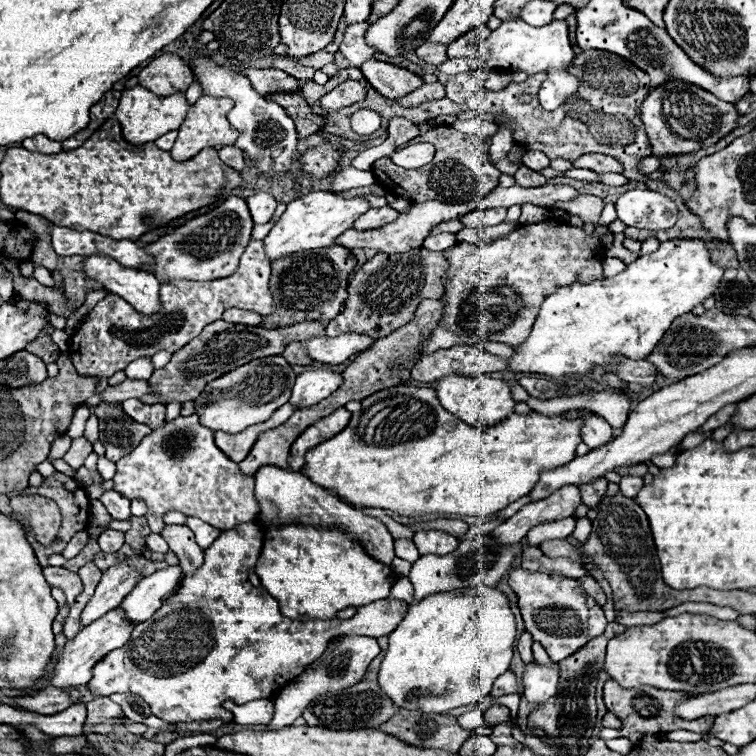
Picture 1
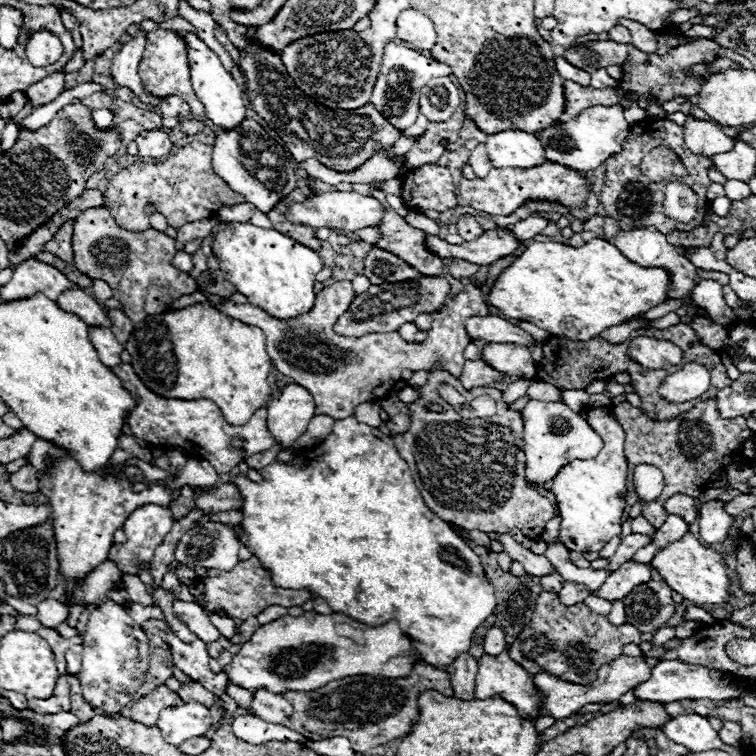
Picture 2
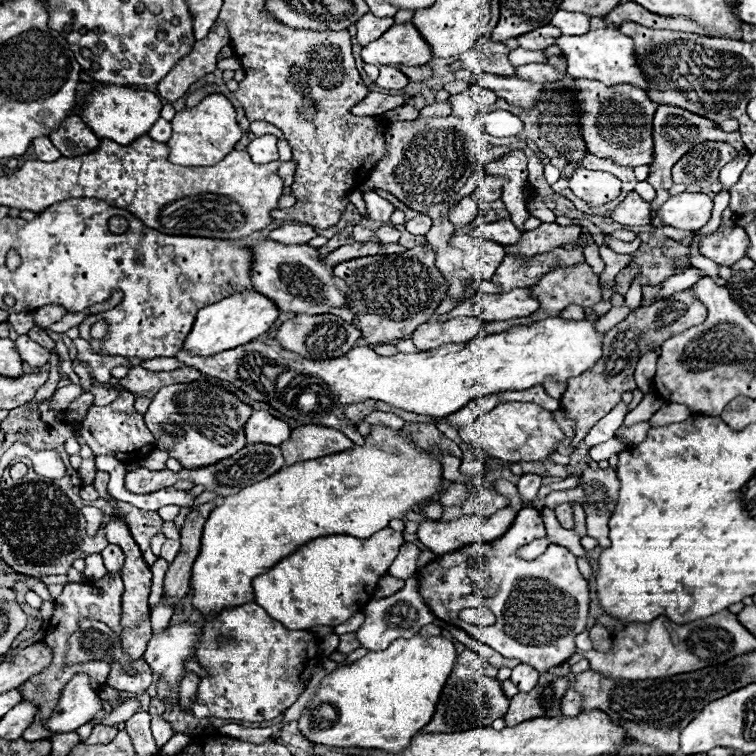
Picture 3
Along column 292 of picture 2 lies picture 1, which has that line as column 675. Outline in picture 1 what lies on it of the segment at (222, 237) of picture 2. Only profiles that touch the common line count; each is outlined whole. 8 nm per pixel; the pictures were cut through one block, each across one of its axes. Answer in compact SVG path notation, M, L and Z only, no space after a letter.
M666 240L666 242L660 242L660 248L658 248L656 252L652 252L652 254L648 254L648 256L640 256L636 262L628 264L620 274L616 274L616 276L612 276L612 278L594 280L594 282L590 282L590 284L574 282L574 284L570 284L570 286L562 286L562 288L558 288L554 294L546 296L546 300L542 302L542 306L540 306L540 310L538 310L538 316L536 316L536 320L534 320L534 326L532 326L530 336L528 336L522 344L512 346L512 350L516 352L514 356L504 358L504 360L508 362L508 368L506 368L506 370L510 370L510 372L514 372L514 374L546 374L546 376L552 376L552 378L594 380L594 378L588 376L588 372L590 372L592 366L600 366L600 368L604 370L604 376L602 376L602 378L596 378L594 382L606 384L608 388L620 388L620 390L622 390L622 388L624 388L624 382L622 382L620 378L614 378L614 372L608 366L608 364L614 360L614 356L620 354L620 356L626 356L626 358L630 358L630 360L644 360L644 356L650 354L650 352L656 348L658 340L660 340L660 338L664 336L664 332L670 328L672 320L674 320L676 316L682 316L682 314L690 312L696 304L702 304L704 298L712 296L712 292L714 292L714 288L718 288L720 280L722 280L722 268L718 268L716 264L710 262L710 250L706 248L706 242L702 242L702 240Z

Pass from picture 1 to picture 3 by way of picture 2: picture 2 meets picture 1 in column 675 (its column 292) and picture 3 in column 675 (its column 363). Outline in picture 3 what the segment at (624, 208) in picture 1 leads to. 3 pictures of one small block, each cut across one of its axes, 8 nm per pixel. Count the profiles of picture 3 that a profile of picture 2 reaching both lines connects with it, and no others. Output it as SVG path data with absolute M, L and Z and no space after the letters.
M682 192L678 196L670 196L656 214L664 226L696 232L710 220L712 198L702 192Z

